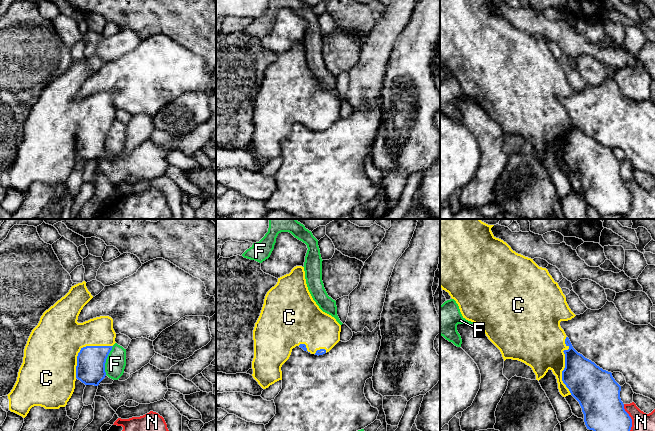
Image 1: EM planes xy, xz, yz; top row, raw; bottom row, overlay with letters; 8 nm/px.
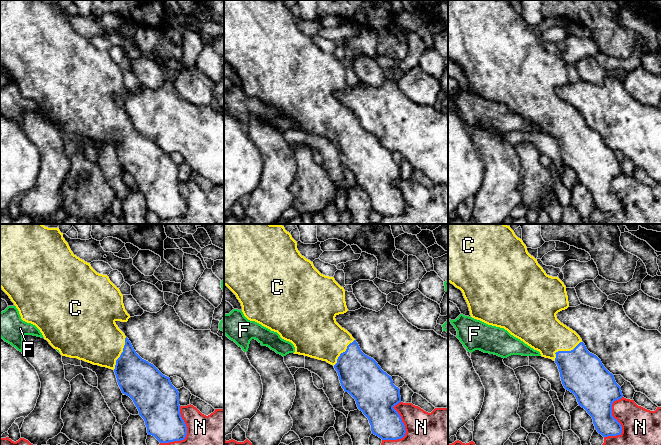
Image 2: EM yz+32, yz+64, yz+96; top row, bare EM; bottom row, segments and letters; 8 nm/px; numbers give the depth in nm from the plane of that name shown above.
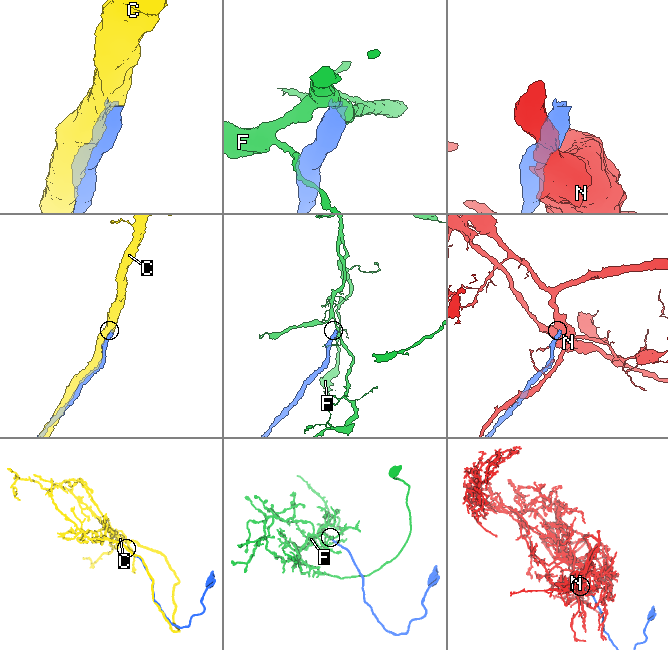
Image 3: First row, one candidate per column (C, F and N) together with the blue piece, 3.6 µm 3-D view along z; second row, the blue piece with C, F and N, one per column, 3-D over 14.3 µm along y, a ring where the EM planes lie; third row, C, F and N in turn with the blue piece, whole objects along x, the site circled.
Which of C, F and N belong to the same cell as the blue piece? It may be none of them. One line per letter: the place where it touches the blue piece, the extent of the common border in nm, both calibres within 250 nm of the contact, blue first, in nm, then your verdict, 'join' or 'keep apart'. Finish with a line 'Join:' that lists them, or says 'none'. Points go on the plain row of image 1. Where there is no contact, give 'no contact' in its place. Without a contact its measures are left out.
C: meets blue in yz at (565, 140); contact 480 nm long; 320 nm thick on the blue side, 360 nm on the other; join
F: meets blue in xy at (105, 136); contact 240 nm long; 240 nm thick on the blue side, 160 nm on the other; keep apart
N: meets blue in yz at (629, 209); contact 340 nm long; 320 nm thick on the blue side, 220 nm on the other; keep apart
Join: C

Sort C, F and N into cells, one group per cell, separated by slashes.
C / F / N

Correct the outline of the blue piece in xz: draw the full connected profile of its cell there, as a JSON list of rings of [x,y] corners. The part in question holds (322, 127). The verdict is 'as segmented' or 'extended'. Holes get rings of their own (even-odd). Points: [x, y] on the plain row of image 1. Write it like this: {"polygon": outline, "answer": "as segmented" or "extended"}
{"polygon": [[[296,42],[289,50],[278,54],[277,60],[266,70],[260,92],[253,106],[253,154],[266,165],[282,156],[282,141],[292,125],[299,122],[315,131],[329,128],[340,117],[341,101],[323,88],[313,76],[305,55],[304,43]]], "answer": "extended"}

